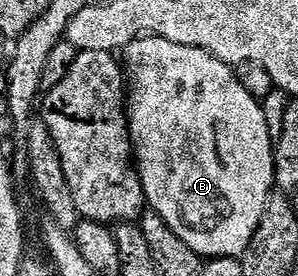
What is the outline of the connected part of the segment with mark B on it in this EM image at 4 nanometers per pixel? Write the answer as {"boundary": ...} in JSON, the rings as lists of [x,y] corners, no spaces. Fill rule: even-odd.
{"boundary":[[[146,36],[136,38],[129,47],[130,60],[127,63],[128,73],[133,74],[133,106],[131,102],[131,128],[134,135],[135,161],[141,172],[142,182],[148,193],[161,201],[159,213],[163,218],[169,214],[183,224],[179,237],[190,249],[202,259],[241,258],[252,247],[253,237],[257,235],[261,221],[267,216],[269,199],[274,193],[273,177],[277,174],[277,162],[273,159],[273,134],[269,131],[269,118],[263,107],[257,103],[257,98],[237,79],[238,71],[219,60],[211,52],[203,48],[195,48],[187,44],[175,44],[166,38]]]}

